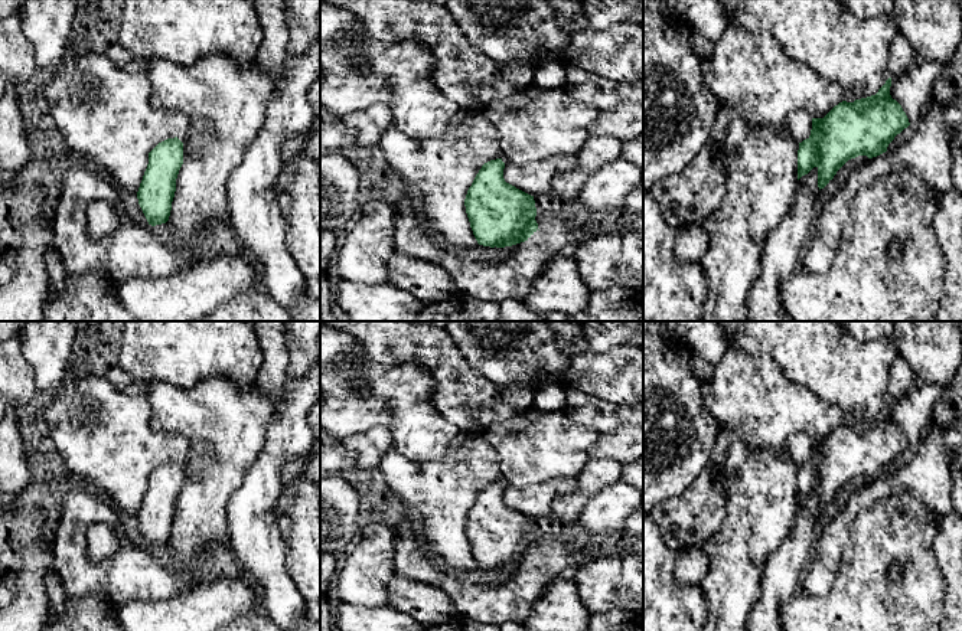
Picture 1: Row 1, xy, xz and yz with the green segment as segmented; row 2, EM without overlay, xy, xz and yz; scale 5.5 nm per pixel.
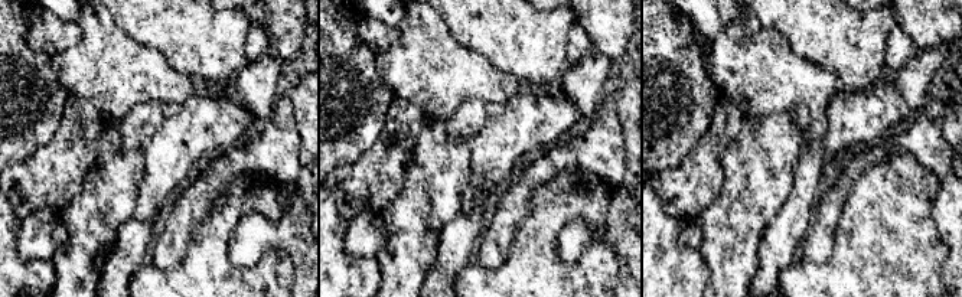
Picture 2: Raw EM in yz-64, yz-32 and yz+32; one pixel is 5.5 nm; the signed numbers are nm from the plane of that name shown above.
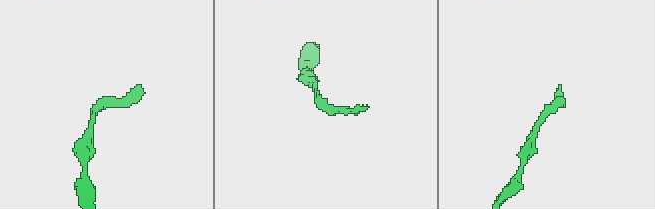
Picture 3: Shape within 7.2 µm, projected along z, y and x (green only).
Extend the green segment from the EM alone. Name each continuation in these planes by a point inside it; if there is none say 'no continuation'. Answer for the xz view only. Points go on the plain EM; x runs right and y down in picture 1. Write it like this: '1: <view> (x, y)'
no continuation

